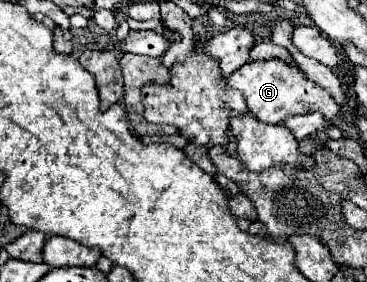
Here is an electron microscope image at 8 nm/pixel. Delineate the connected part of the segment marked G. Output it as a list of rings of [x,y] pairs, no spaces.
[[[279,58],[249,62],[231,74],[227,78],[227,84],[229,88],[245,94],[249,112],[253,112],[257,120],[265,124],[279,124],[289,116],[299,116],[309,112],[321,112],[327,120],[333,120],[339,112],[339,104],[335,102],[335,98],[331,98],[331,94],[327,94],[327,90],[311,82],[299,66],[287,64],[285,60]]]

